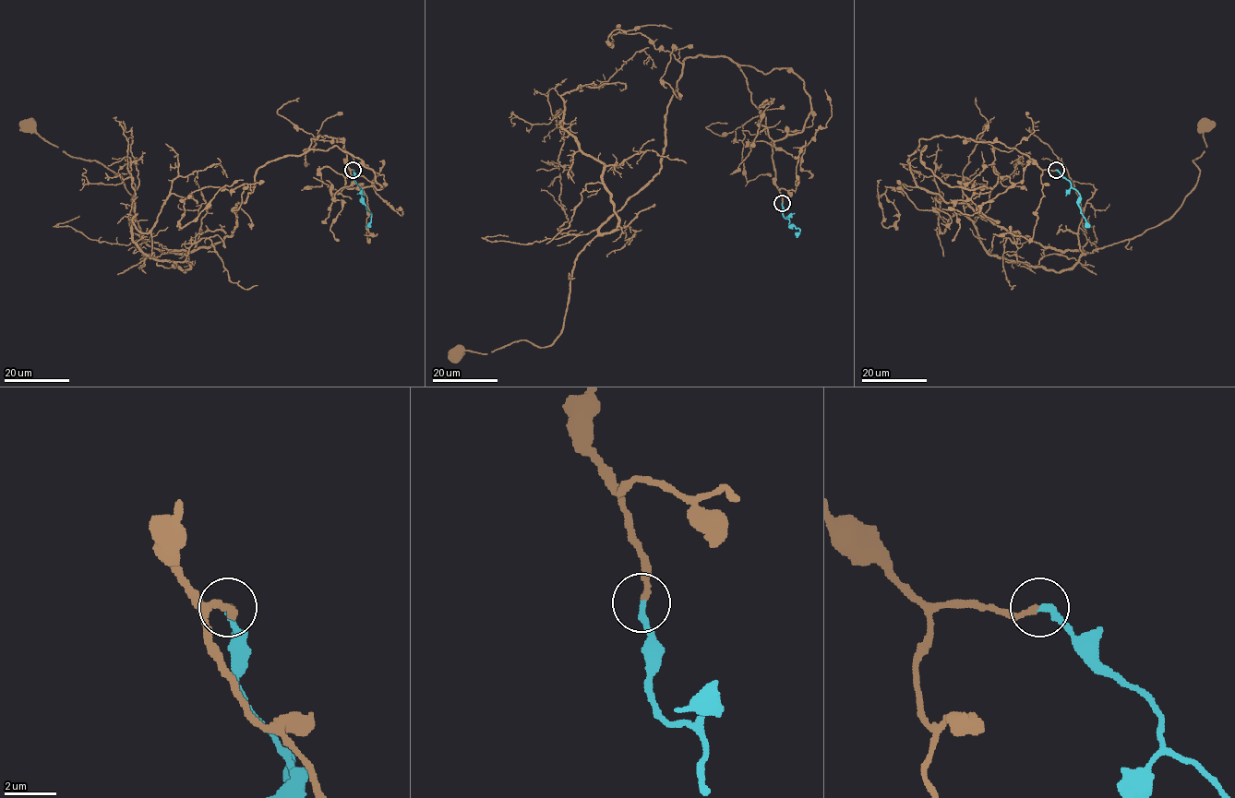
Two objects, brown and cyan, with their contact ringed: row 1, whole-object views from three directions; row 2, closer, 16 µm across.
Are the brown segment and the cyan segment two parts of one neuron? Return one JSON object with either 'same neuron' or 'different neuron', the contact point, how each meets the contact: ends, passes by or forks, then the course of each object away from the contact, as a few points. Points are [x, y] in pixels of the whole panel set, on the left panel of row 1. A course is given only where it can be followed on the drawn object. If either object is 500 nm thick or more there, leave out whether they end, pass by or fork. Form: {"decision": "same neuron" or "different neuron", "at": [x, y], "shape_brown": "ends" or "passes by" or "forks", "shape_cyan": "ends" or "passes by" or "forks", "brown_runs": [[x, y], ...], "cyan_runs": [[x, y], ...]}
{"decision": "same neuron", "at": [353, 170], "shape_brown": "ends", "shape_cyan": "ends", "brown_runs": [[353, 170], [343, 142], [311, 138], [258, 169], [231, 236], [162, 252], [141, 238], [118, 176], [28, 125]], "cyan_runs": [[353, 170], [353, 180], [360, 188], [361, 201], [371, 215], [367, 227]]}

